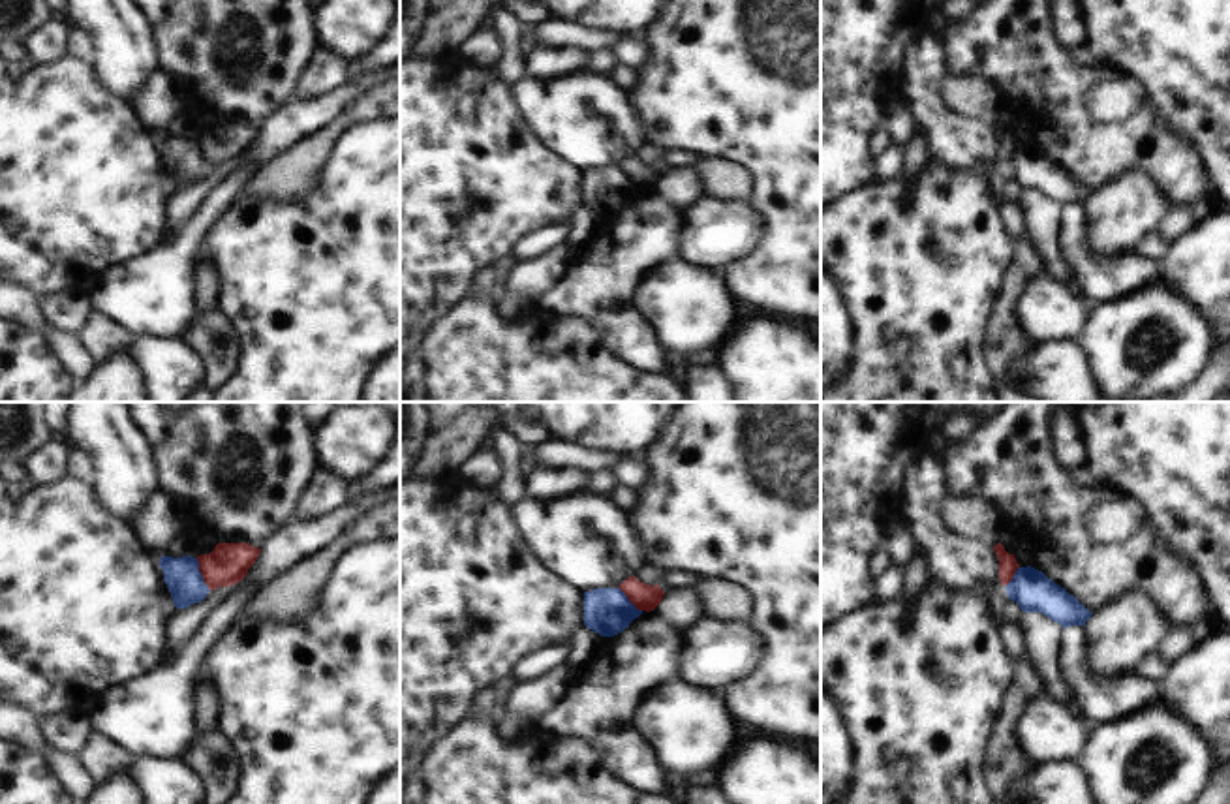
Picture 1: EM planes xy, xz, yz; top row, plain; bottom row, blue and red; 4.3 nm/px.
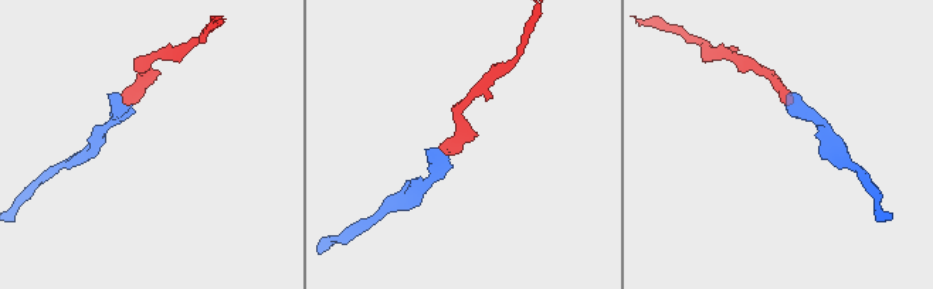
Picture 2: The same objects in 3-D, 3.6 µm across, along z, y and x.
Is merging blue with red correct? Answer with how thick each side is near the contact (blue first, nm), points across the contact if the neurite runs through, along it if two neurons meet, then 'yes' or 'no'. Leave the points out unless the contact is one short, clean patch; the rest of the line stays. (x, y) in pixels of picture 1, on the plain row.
160 nm thick on the blue side, 180 nm on the other; border along xy (196, 138), (209, 170); no

